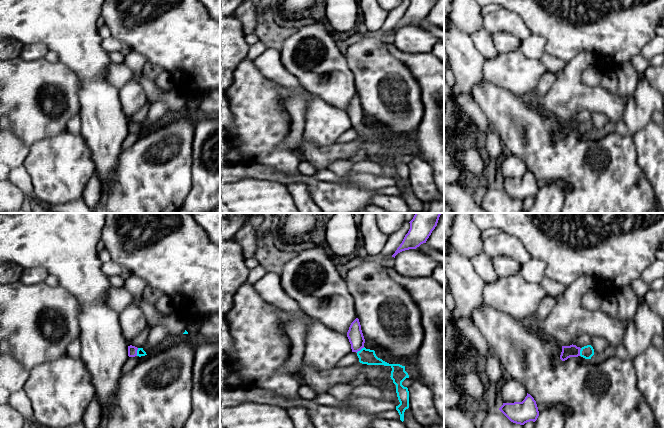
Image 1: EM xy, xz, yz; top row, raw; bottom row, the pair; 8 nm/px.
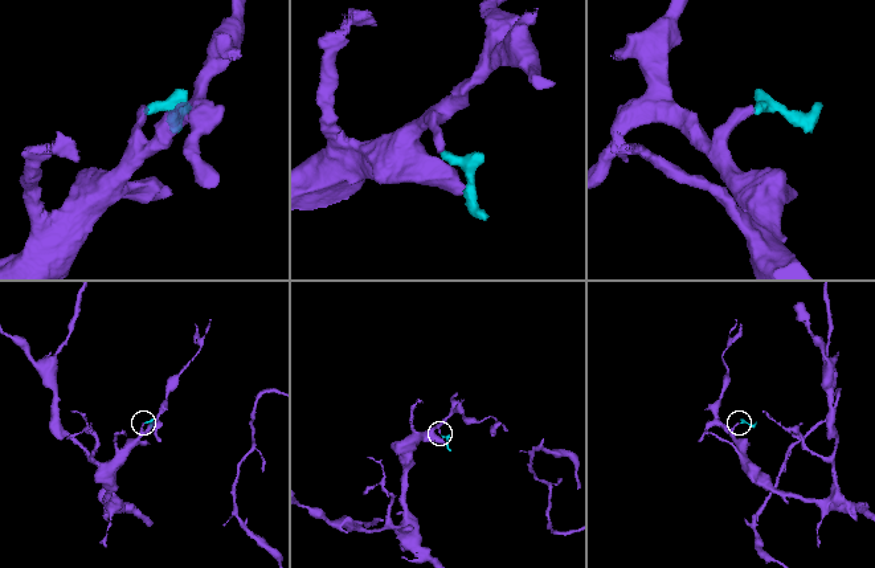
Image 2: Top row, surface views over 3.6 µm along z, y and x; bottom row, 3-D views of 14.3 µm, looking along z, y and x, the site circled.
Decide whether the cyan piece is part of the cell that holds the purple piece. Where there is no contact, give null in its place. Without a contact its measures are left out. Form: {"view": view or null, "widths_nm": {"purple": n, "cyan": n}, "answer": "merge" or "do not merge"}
{"view": "xy", "widths_nm": {"purple": 80, "cyan": 60}, "answer": "merge"}

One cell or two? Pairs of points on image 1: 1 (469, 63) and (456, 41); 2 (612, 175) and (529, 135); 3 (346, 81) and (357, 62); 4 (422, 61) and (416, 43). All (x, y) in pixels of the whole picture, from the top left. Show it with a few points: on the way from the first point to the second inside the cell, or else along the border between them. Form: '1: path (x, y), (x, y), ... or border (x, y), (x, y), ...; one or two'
1: path (464, 58), (458, 46); one
2: path (591, 167), (568, 158), (550, 156); one
3: border (343, 54), (347, 66), (352, 73), (357, 93); two
4: border (397, 48), (405, 53), (430, 53); two

